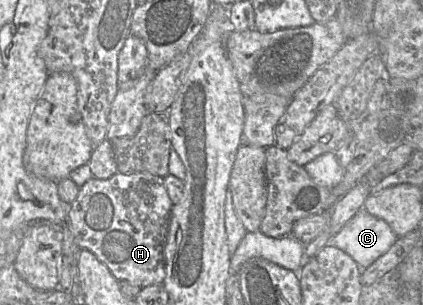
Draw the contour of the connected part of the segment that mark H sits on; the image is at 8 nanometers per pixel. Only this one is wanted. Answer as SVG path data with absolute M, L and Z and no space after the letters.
M117 172L105 180L92 177L86 181L69 206L66 223L76 245L93 253L118 281L128 281L132 285L144 288L162 284L166 276L164 246L172 206L164 185L164 177L148 172Z

